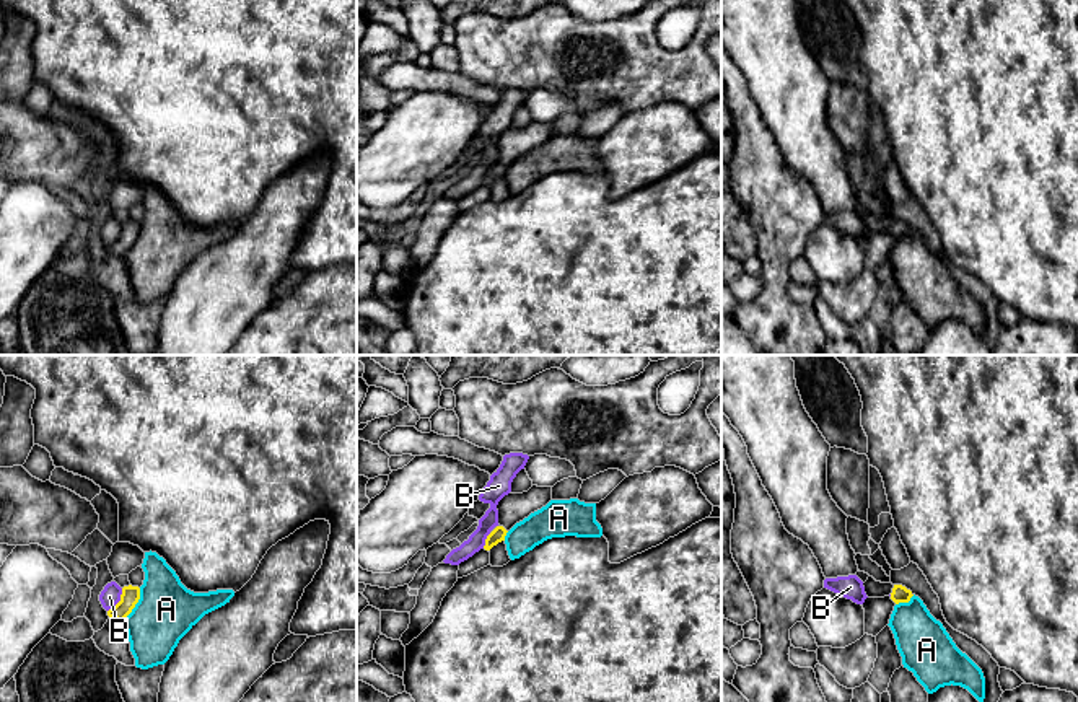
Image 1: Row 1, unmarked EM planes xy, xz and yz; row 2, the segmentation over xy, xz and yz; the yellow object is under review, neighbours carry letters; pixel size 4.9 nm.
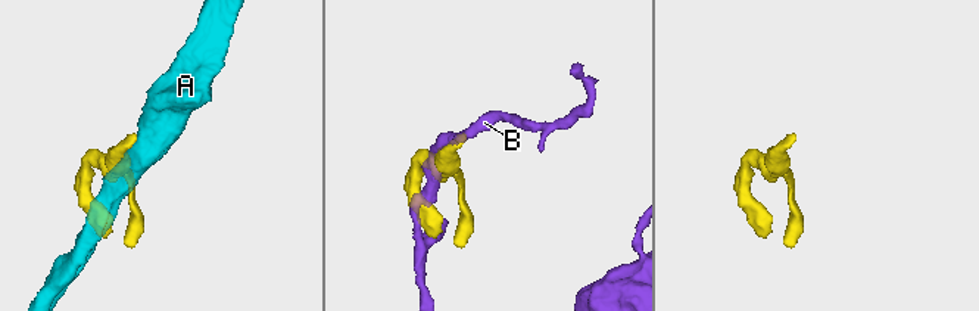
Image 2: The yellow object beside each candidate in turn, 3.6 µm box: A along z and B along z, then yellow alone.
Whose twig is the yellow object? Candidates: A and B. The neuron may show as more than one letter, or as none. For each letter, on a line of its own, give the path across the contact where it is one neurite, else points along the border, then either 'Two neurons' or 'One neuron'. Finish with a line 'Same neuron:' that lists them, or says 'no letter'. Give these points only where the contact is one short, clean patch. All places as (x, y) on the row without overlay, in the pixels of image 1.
A: Two neurons
B: Two neurons
Same neuron: no letter

